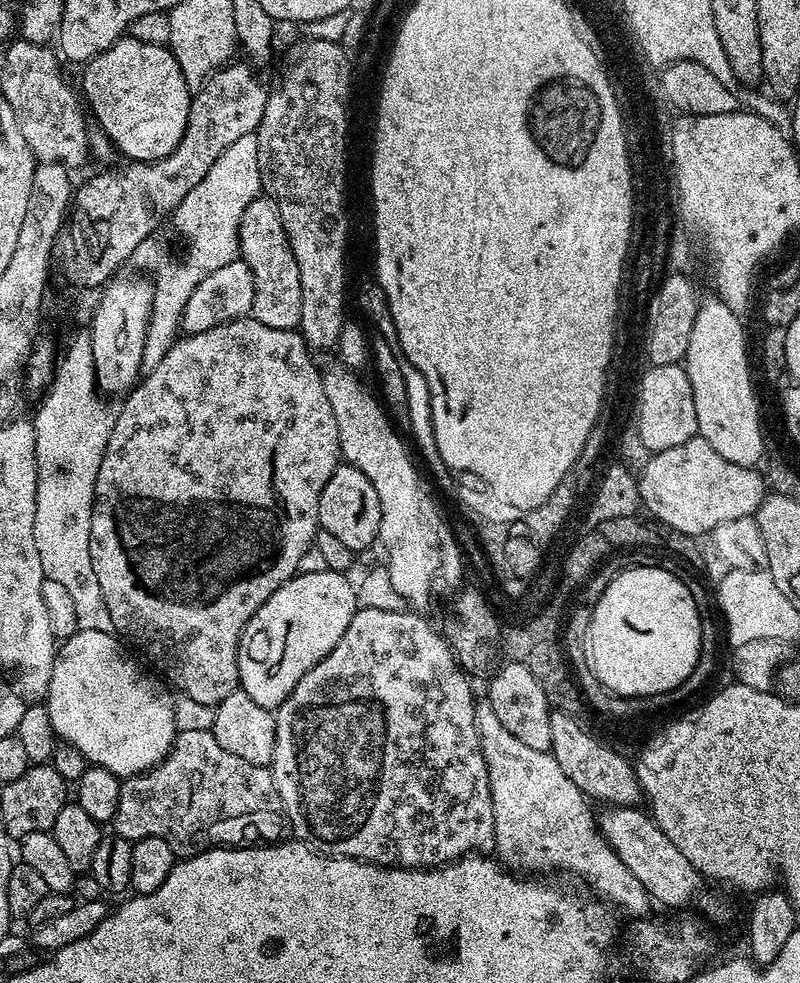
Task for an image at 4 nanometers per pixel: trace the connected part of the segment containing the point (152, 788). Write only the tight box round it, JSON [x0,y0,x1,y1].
[111,730,286,858]

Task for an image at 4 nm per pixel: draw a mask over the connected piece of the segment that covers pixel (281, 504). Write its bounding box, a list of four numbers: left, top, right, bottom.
[90,318,342,706]

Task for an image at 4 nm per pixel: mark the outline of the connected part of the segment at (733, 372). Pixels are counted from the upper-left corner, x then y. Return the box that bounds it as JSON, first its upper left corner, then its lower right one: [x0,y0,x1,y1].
[682,298,766,468]

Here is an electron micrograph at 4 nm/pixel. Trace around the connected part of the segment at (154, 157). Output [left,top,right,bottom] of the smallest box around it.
[83,38,192,162]

